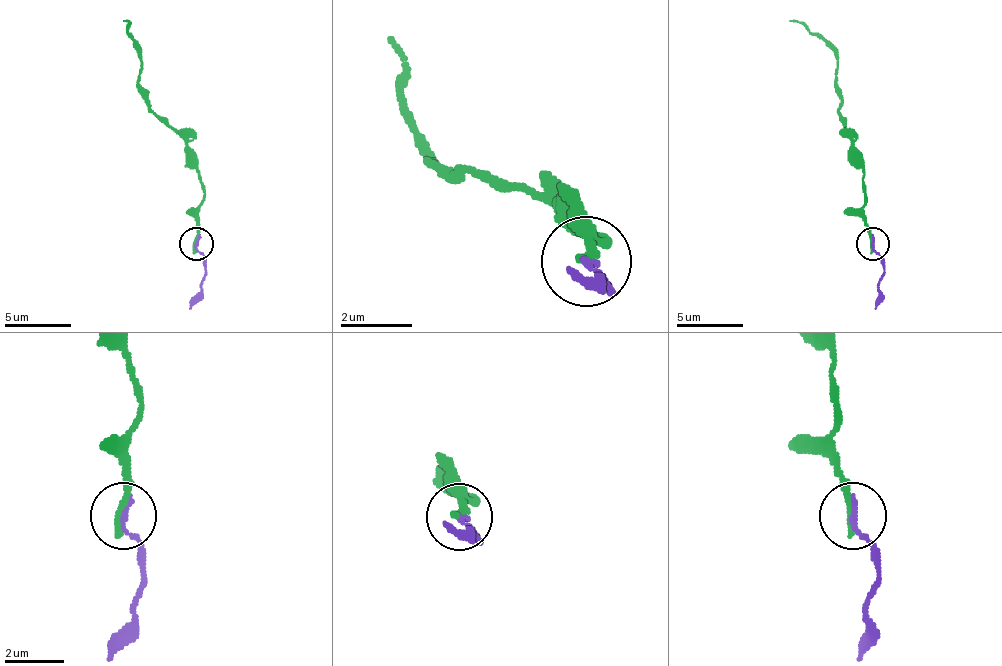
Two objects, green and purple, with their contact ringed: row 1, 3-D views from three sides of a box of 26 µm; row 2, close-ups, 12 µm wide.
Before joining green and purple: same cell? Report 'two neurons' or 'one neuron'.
two neurons

